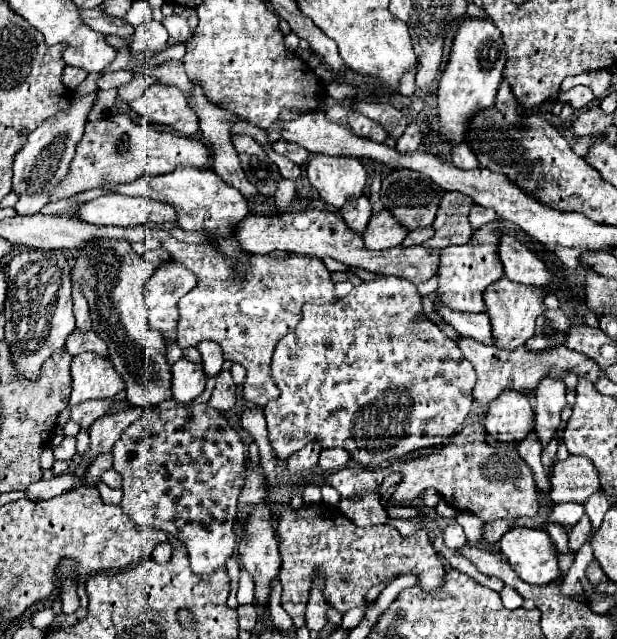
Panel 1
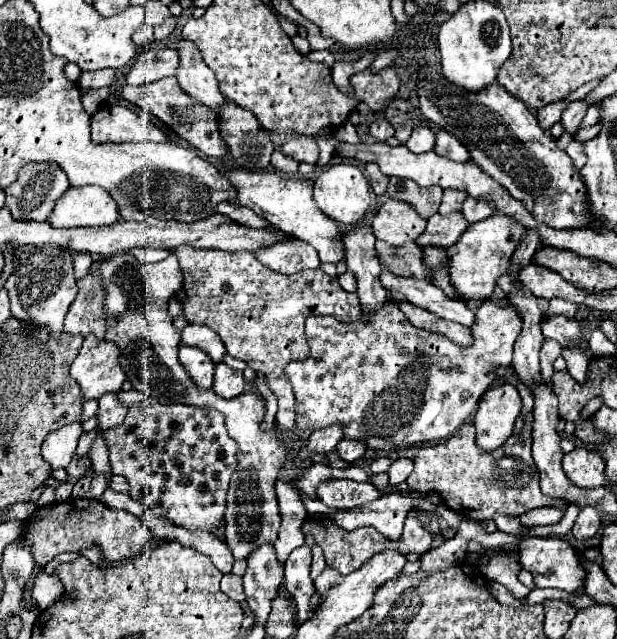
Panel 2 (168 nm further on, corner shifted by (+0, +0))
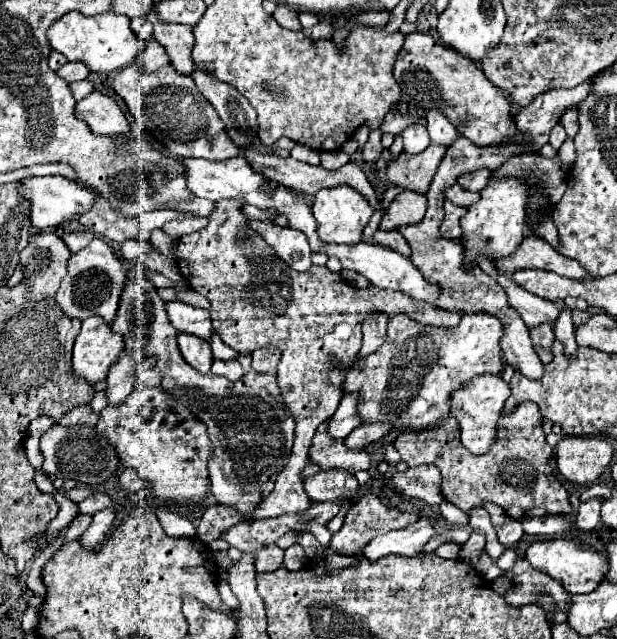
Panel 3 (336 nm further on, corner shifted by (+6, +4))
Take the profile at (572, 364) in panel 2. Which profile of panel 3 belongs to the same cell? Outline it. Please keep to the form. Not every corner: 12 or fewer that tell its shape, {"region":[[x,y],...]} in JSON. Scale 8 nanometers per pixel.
{"region":[[561,310],[555,338],[565,344],[565,354],[577,350],[571,310]]}

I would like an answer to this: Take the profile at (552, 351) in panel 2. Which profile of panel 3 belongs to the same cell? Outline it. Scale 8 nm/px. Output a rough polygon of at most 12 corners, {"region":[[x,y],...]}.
{"region":[[553,326],[531,328],[533,344],[551,348]]}

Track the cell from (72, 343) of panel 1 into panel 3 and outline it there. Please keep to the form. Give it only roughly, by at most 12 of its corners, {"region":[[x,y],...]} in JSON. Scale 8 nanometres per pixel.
{"region":[[103,240],[69,258],[55,300],[113,322],[127,270]]}

